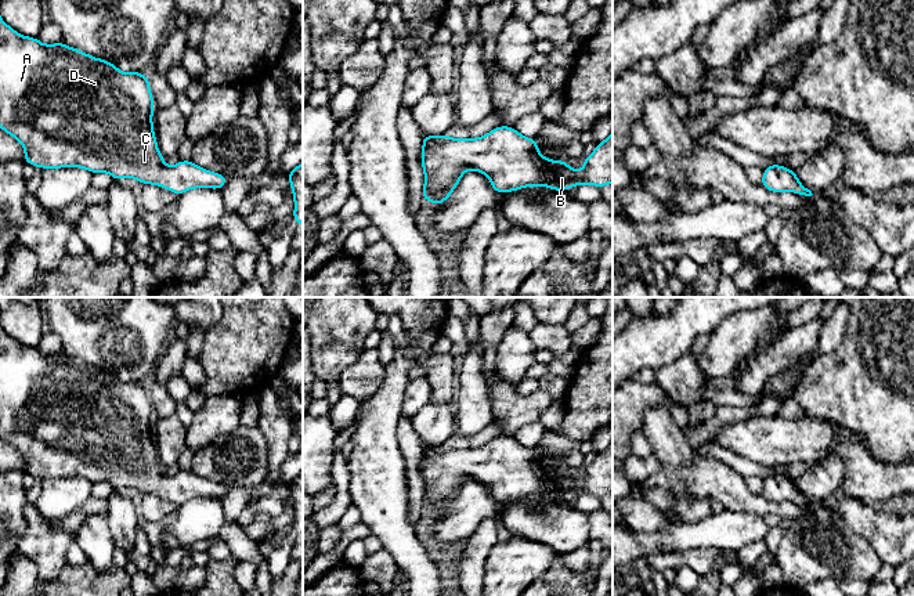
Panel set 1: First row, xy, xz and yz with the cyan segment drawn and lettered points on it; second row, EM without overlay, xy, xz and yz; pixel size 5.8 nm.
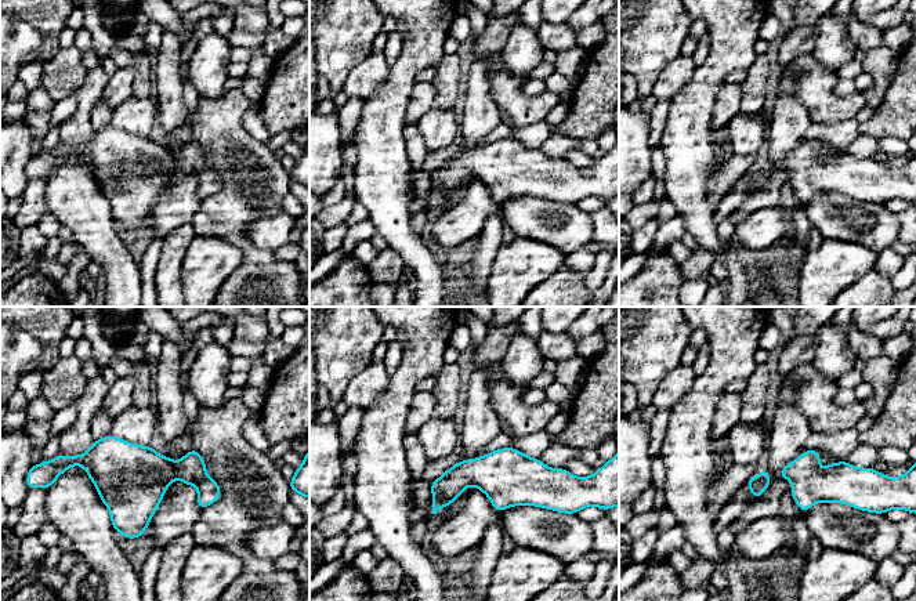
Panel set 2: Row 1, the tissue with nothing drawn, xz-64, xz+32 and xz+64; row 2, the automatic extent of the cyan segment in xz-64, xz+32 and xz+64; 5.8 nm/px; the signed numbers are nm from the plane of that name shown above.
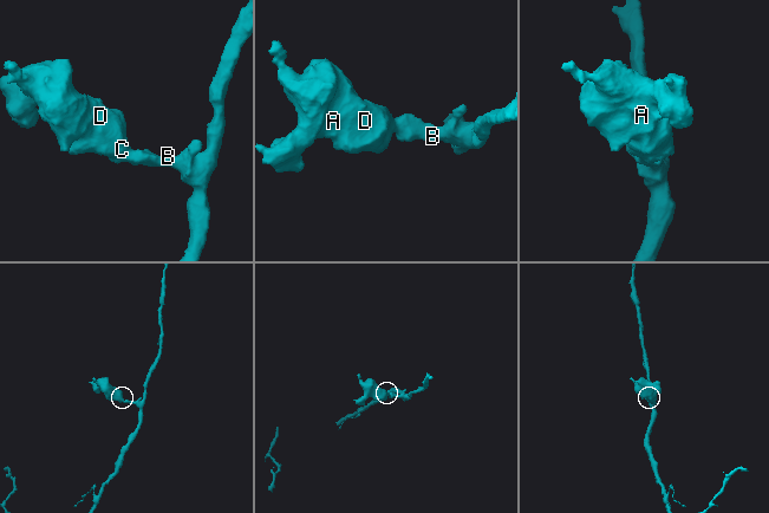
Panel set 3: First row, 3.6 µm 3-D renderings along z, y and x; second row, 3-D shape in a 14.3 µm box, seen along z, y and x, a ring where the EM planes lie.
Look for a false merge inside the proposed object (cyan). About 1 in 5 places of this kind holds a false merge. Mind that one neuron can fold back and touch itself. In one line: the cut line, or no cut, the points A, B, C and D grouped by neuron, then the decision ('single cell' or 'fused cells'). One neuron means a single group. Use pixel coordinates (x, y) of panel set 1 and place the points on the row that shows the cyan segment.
no cut | A B C D | single cell

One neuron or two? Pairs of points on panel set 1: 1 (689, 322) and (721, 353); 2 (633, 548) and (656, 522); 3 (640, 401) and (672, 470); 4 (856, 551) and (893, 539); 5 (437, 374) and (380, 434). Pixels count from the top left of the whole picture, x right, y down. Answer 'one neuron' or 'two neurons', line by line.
1: two neurons
2: two neurons
3: two neurons
4: two neurons
5: two neurons

